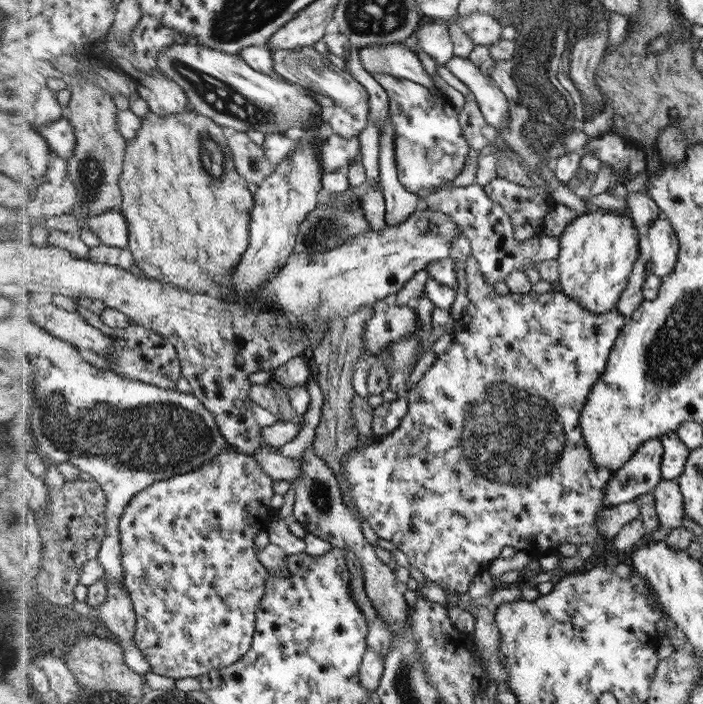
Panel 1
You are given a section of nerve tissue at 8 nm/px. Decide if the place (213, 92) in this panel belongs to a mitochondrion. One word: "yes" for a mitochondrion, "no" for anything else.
yes

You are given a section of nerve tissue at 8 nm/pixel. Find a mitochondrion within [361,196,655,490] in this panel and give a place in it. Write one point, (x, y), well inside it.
(528, 441)

